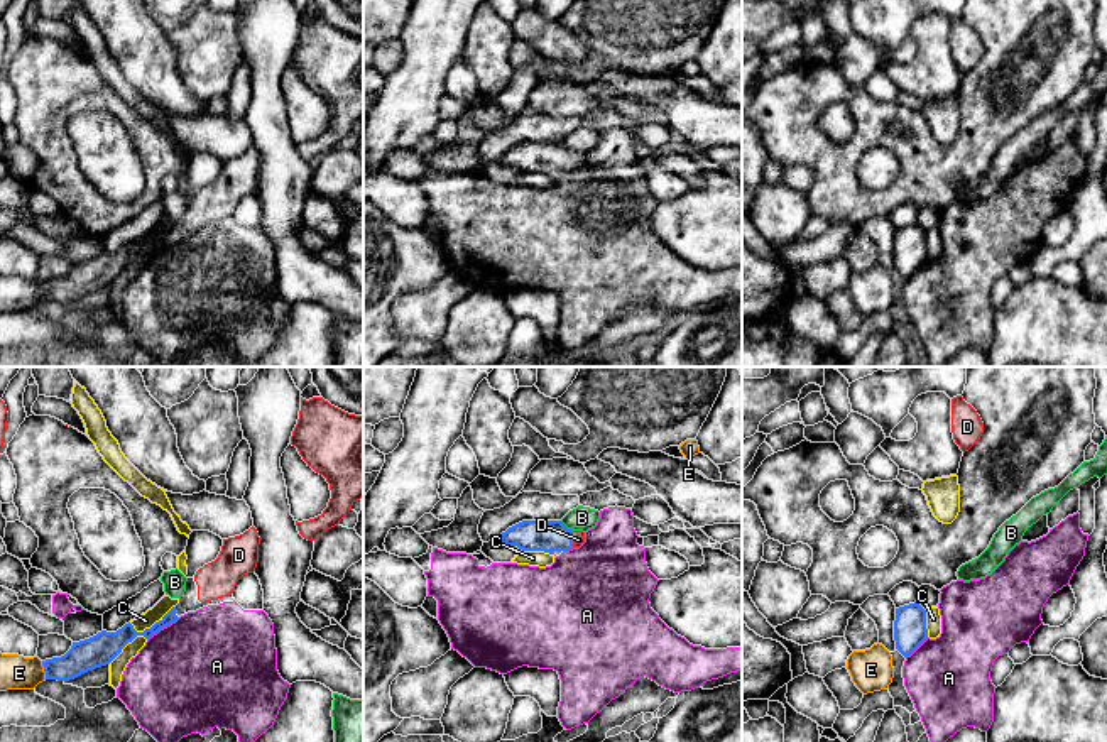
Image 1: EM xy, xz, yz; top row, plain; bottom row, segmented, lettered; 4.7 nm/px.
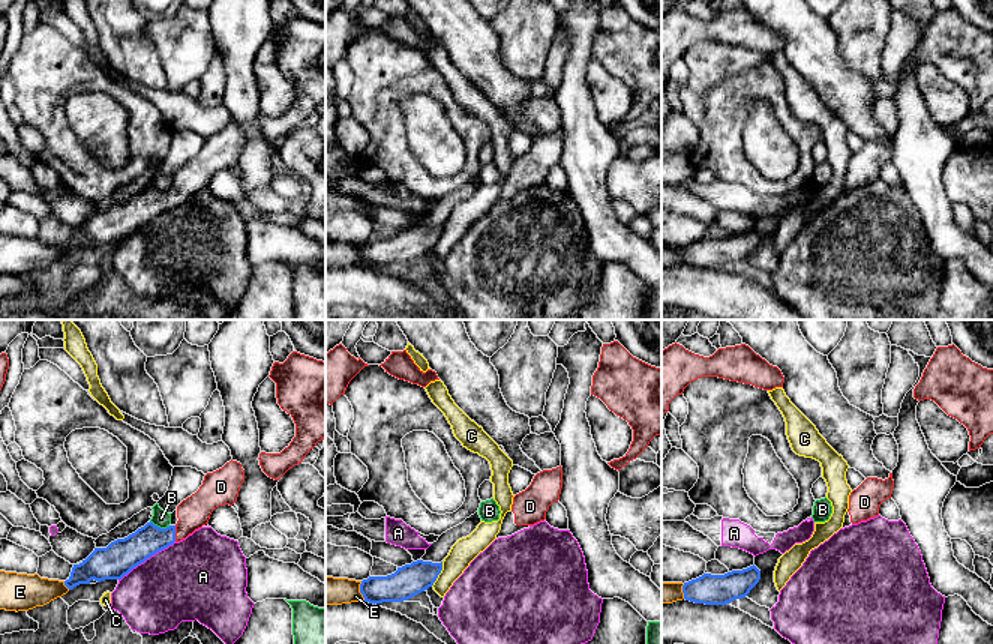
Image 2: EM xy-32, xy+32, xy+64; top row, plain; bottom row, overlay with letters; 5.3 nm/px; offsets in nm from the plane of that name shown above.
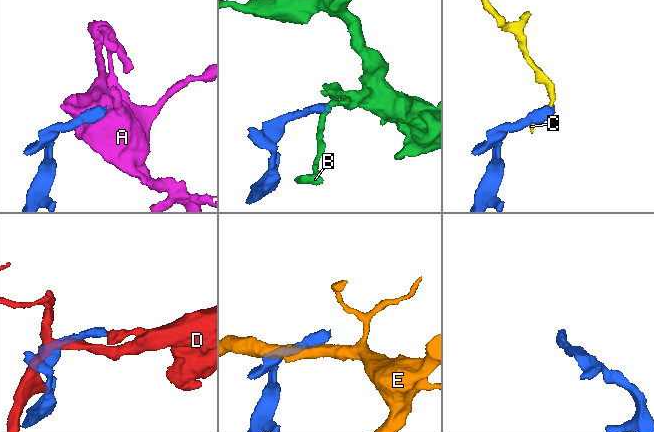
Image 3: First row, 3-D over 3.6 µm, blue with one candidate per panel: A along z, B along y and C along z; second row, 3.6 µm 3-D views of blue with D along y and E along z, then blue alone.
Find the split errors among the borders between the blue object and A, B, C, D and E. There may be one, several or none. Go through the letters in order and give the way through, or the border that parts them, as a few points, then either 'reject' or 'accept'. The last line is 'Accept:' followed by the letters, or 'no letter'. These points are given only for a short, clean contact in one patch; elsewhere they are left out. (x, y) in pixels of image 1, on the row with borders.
A: border xy (179, 617), (161, 627), (147, 641); reject
B: border xz (560, 521), (572, 529); reject
C: border xy (174, 605), (141, 631), (109, 663); reject
D: way xz (548, 536), (572, 540), (578, 536); accept
E: reject
Accept: D

